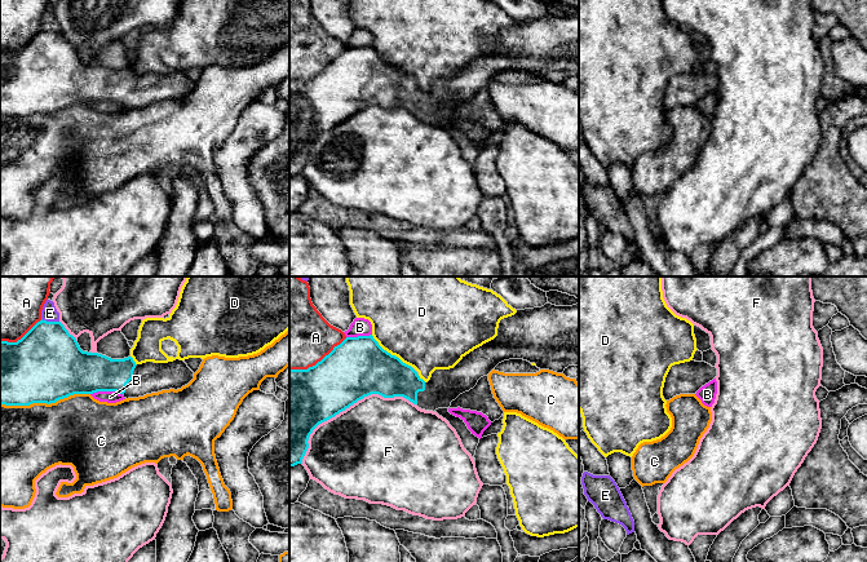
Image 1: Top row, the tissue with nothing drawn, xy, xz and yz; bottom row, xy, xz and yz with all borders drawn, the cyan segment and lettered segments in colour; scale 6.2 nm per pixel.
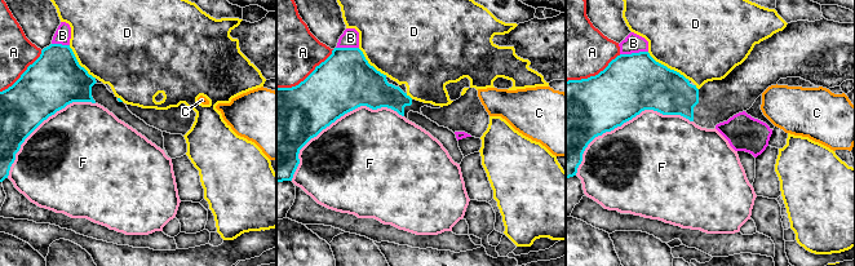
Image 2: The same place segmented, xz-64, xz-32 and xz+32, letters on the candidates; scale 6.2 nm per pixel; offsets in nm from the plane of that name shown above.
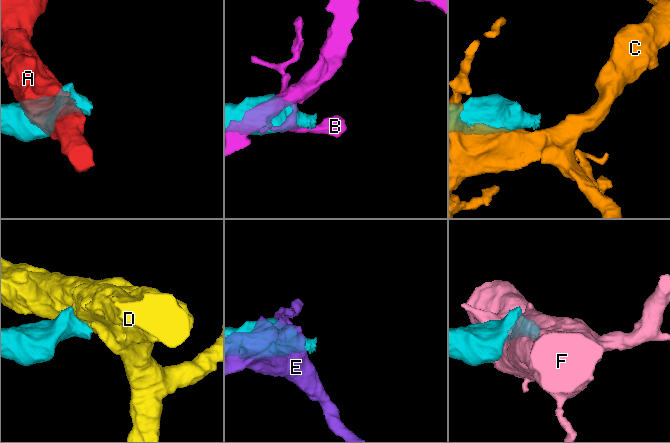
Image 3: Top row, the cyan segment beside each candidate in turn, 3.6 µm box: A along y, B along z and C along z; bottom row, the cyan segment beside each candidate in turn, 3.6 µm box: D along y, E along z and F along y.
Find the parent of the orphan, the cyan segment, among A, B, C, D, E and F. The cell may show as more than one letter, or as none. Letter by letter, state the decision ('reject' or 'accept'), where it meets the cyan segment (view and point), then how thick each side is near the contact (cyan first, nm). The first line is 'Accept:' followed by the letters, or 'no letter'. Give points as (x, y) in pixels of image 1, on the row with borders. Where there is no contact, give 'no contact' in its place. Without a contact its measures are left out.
Accept: no letter
A: reject; contact xz (318, 362); calibres 360 and 440 nm
B: reject; contact xy (107, 390); calibres 280 and 80 nm
C: reject; contact xy (44, 402); calibres 460 and 440 nm
D: reject; contact xz (389, 353); calibres 380 and 500 nm
E: reject; contact xy (51, 322); calibres 440 and 100 nm
F: reject; contact xz (348, 407); calibres 360 and 500 nm

